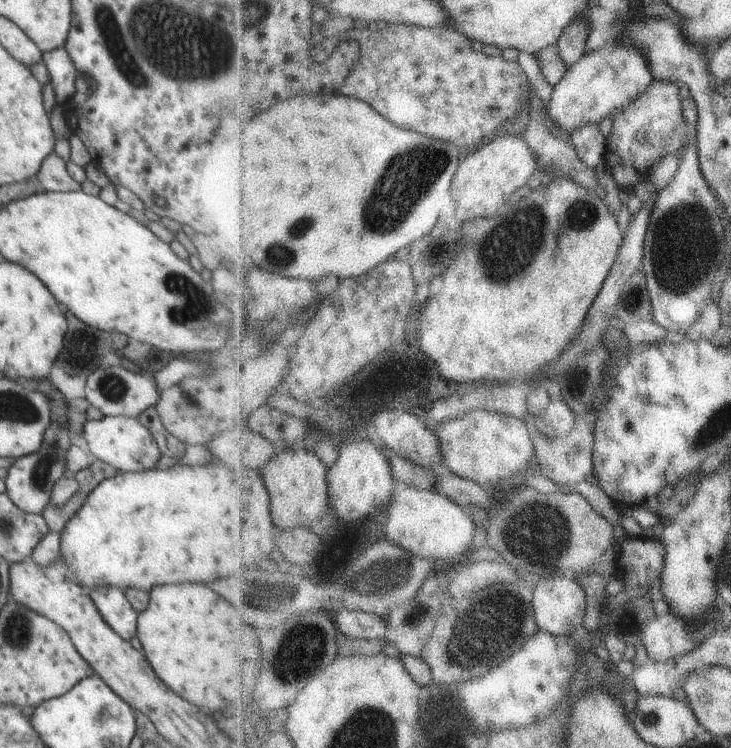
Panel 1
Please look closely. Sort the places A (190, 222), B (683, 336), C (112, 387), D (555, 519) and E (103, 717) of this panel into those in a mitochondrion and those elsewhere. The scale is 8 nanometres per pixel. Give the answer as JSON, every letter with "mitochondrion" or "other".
{"A":"other","B":"other","C":"mitochondrion","D":"mitochondrion","E":"mitochondrion"}

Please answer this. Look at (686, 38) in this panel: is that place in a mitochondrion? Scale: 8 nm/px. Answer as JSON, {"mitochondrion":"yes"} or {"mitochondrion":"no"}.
{"mitochondrion":"no"}

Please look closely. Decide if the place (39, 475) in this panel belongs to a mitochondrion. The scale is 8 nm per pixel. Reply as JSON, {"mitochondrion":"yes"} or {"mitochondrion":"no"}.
{"mitochondrion":"yes"}

